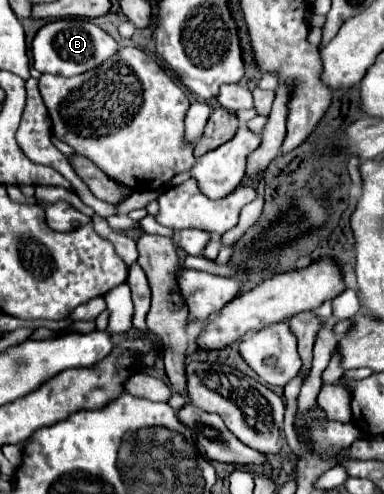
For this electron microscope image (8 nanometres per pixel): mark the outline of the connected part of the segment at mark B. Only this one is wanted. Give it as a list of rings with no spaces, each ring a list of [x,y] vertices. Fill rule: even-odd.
[[[56,19],[46,23],[32,41],[32,57],[34,57],[34,69],[40,73],[52,73],[62,77],[80,75],[84,71],[90,71],[98,67],[102,61],[112,57],[118,51],[118,43],[98,25],[86,19]]]

